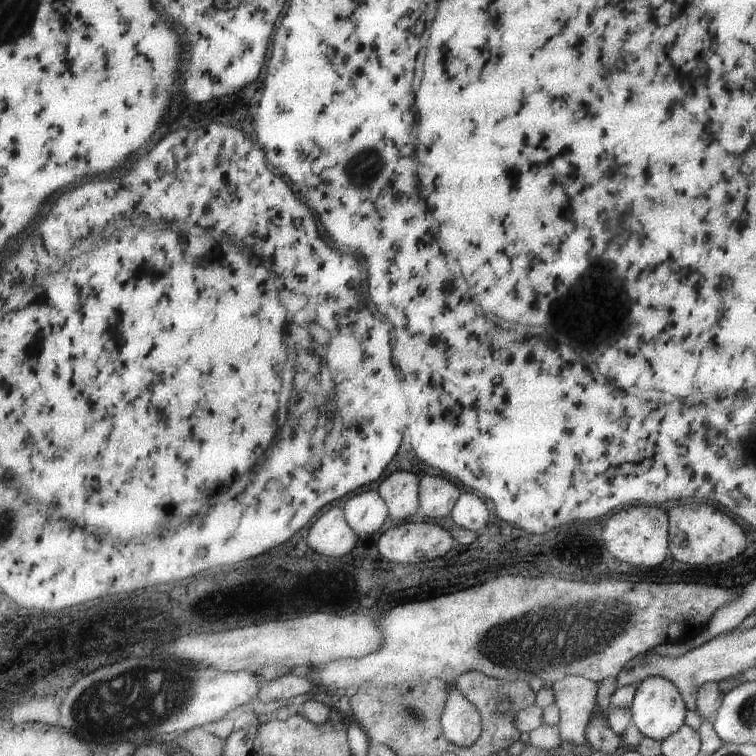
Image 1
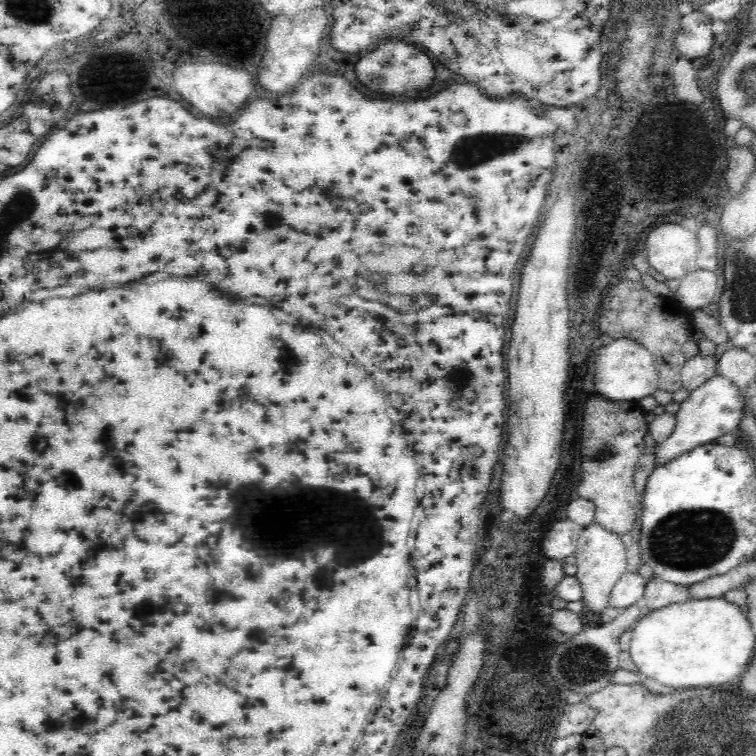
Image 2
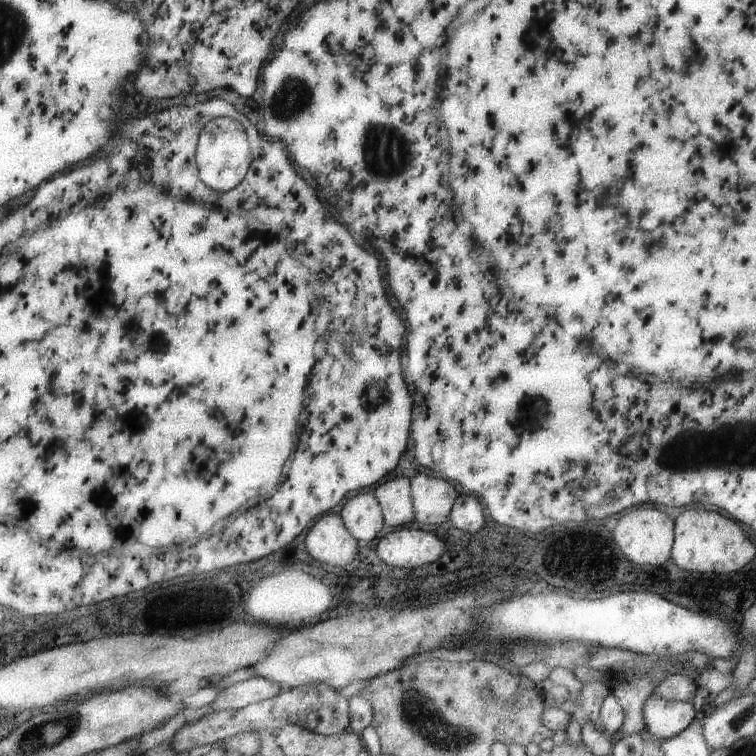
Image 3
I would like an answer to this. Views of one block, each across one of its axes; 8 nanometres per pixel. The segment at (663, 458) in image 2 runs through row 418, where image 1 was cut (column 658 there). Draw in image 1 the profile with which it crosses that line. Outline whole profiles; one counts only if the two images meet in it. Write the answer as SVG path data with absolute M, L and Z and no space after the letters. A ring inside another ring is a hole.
M663 677L644 678L635 687L634 697L630 704L631 722L643 736L661 742L683 724L683 717L687 708L681 698L679 689L670 680Z

